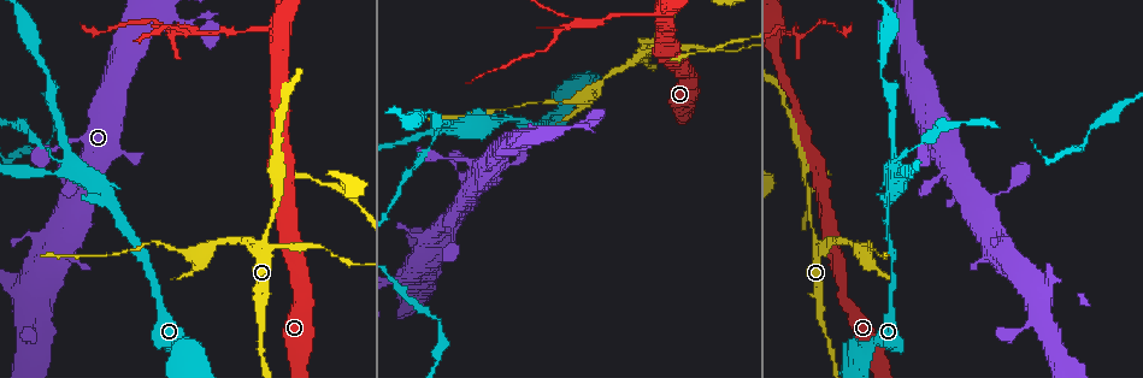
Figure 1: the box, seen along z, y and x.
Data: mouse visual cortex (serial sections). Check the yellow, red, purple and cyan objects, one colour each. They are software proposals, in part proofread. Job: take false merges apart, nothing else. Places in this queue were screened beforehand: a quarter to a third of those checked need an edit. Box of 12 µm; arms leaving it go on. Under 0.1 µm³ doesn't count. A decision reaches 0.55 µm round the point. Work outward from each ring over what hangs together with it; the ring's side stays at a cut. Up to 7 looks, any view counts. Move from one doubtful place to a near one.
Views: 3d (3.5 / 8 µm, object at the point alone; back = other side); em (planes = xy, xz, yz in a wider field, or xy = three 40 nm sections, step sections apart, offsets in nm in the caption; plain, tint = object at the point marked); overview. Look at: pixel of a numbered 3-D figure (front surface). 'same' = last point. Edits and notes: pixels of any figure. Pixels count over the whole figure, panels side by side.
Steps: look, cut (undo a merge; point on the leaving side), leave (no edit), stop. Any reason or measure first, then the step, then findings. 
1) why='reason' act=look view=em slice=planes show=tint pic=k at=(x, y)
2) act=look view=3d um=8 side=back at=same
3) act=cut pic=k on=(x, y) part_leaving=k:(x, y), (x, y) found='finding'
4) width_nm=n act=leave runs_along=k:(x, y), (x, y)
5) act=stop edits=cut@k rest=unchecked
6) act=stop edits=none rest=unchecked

act=look view=3d um=3.5 pic=1 at=(266, 240)

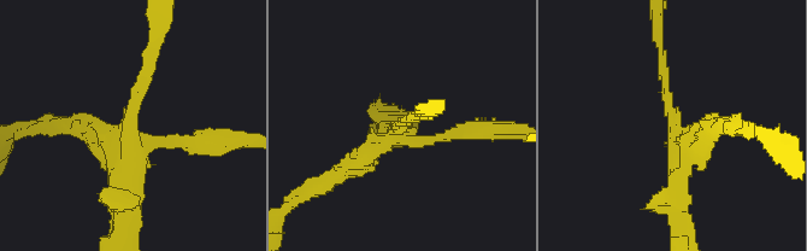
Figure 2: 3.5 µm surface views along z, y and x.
arms=4 arm_widths_nm=150,150,250,300 why='need the tissue' act=look view=em slice=xy step=5 show=tint pic=2 at=(398, 130)

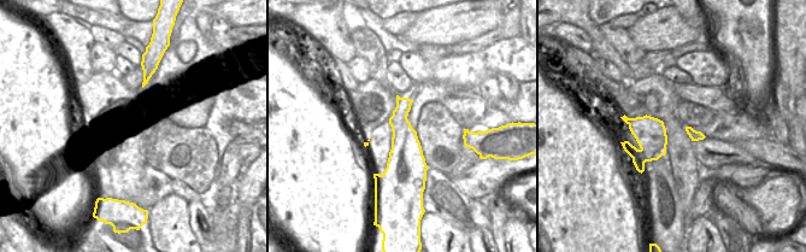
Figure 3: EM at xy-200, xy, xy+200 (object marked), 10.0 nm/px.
act=cut pic=2 on=(80, 122) border=3:(665, 144), (649, 150), (643, 160) found='a second cell is stuck on'

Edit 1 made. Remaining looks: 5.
why='see it whole again' act=look view=overview

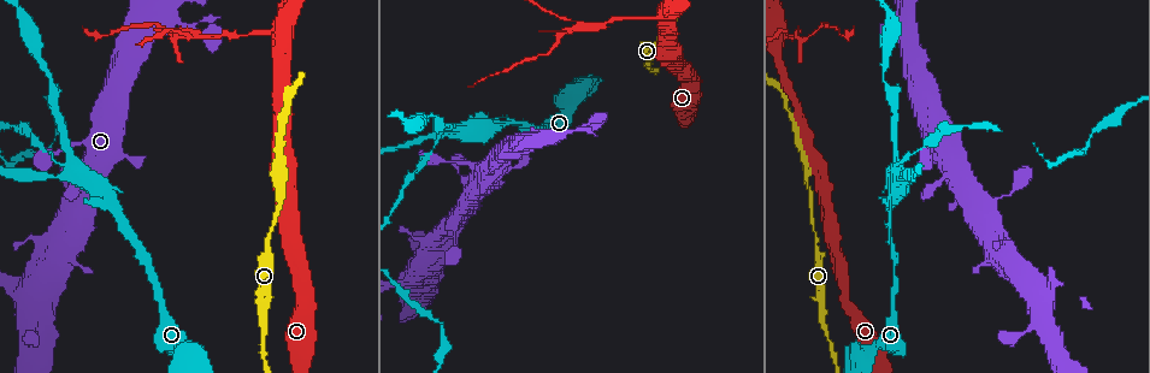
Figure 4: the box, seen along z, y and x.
why='thin neck' act=look view=3d um=3.5 side=back pic=4 at=(581, 125)

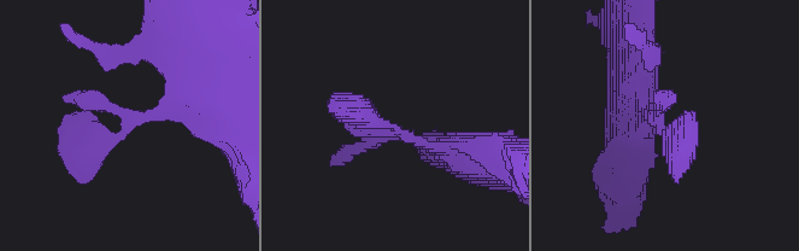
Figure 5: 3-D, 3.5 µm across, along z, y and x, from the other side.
why='now the EM' act=look view=em slice=xy step=5 show=tint pic=5 at=(663, 135)

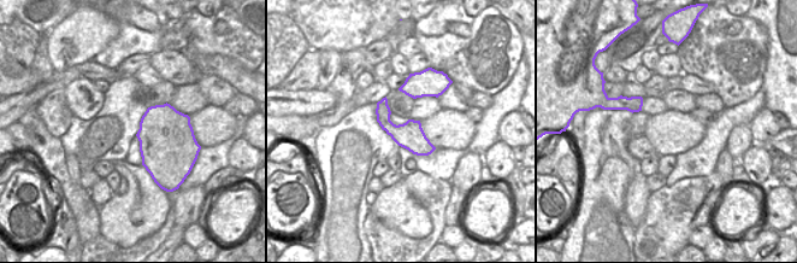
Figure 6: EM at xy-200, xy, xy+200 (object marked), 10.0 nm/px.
act=leave found='all the same cell'

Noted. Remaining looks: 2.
why='thick turns thin' act=look view=3d um=8 side=back pic=4 at=(656, 18)

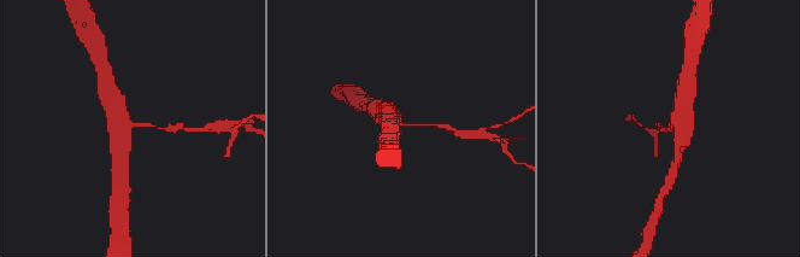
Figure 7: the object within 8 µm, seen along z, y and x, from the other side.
arms=3 arm_widths_nm=100,350,600 why='now the EM' act=look view=em slice=xy step=1 show=tint pic=7 at=(132, 126)

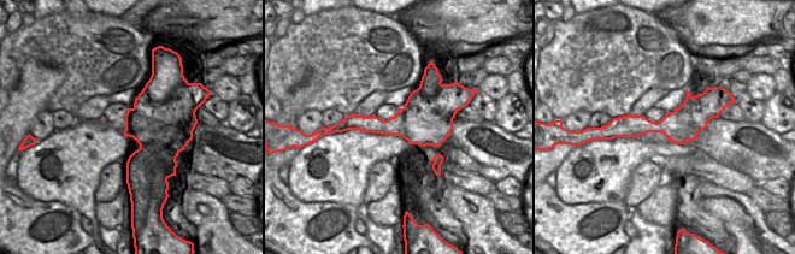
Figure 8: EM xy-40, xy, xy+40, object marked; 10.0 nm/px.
act=cut pic=7 on=(171, 128) border=8:(382, 120), (384, 133) found='a second cell is stuck on'

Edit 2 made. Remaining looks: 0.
act=stop edits=cut@2,cut@7 rest=unchecked

